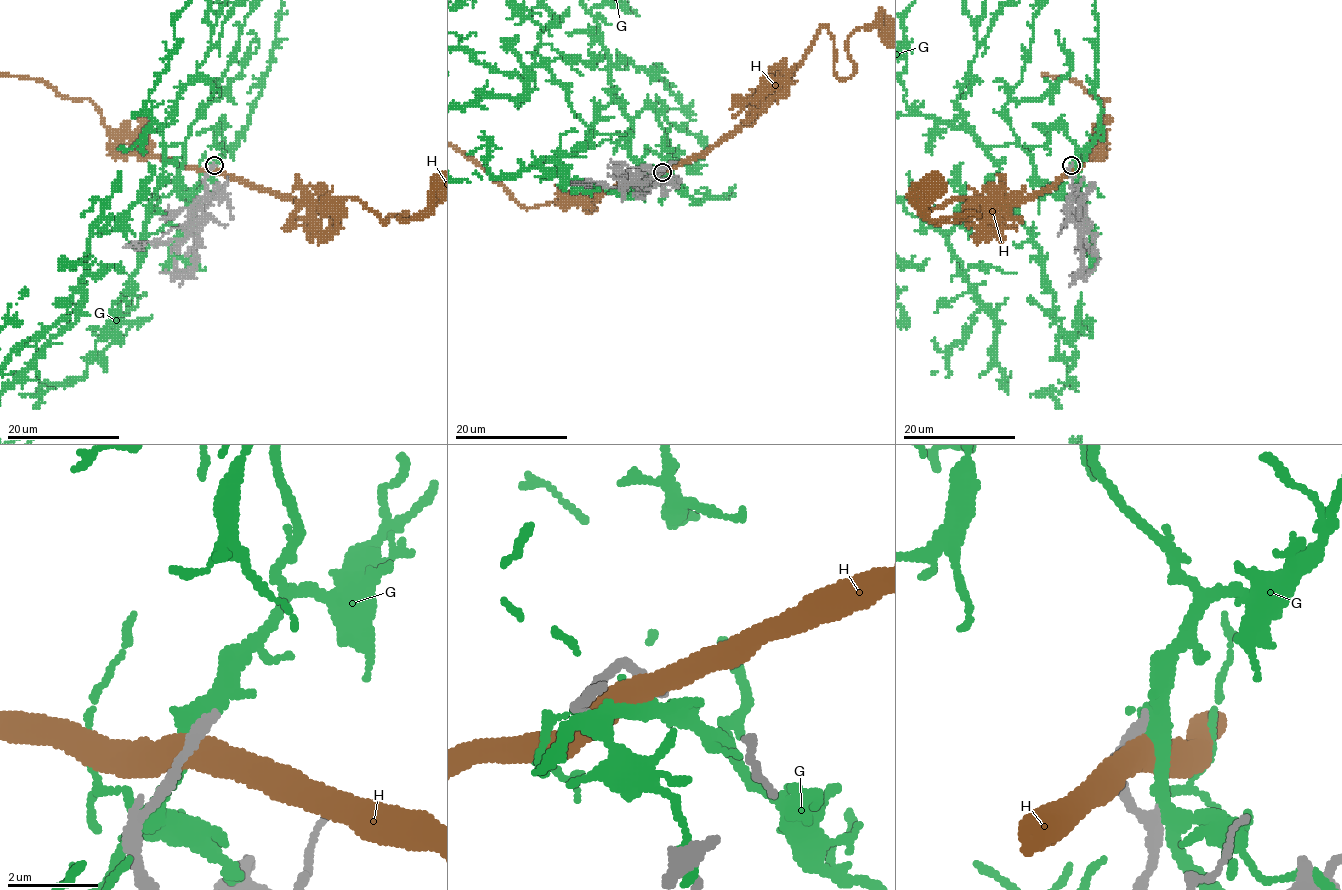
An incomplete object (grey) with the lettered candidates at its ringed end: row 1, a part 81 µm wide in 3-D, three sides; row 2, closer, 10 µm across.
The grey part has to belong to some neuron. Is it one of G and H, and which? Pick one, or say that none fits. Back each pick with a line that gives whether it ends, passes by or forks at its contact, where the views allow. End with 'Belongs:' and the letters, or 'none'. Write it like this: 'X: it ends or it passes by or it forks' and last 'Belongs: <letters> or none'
Belongs: none

